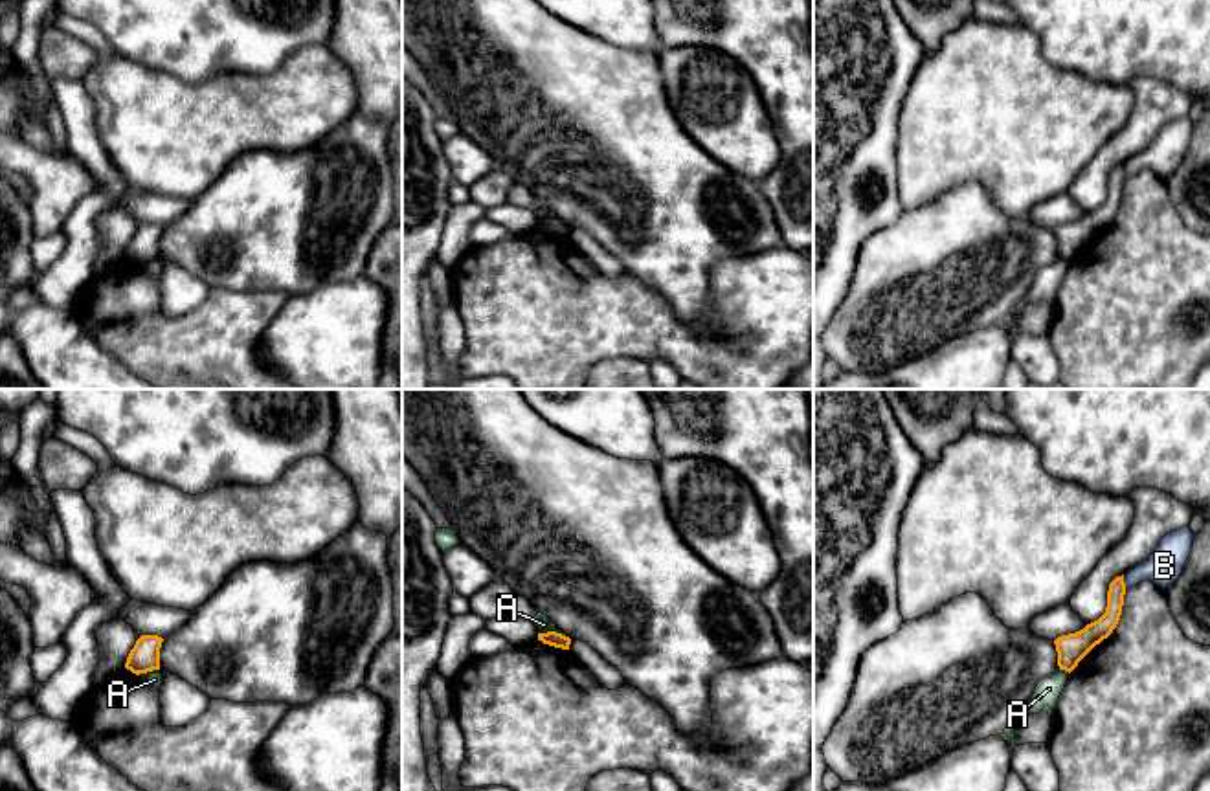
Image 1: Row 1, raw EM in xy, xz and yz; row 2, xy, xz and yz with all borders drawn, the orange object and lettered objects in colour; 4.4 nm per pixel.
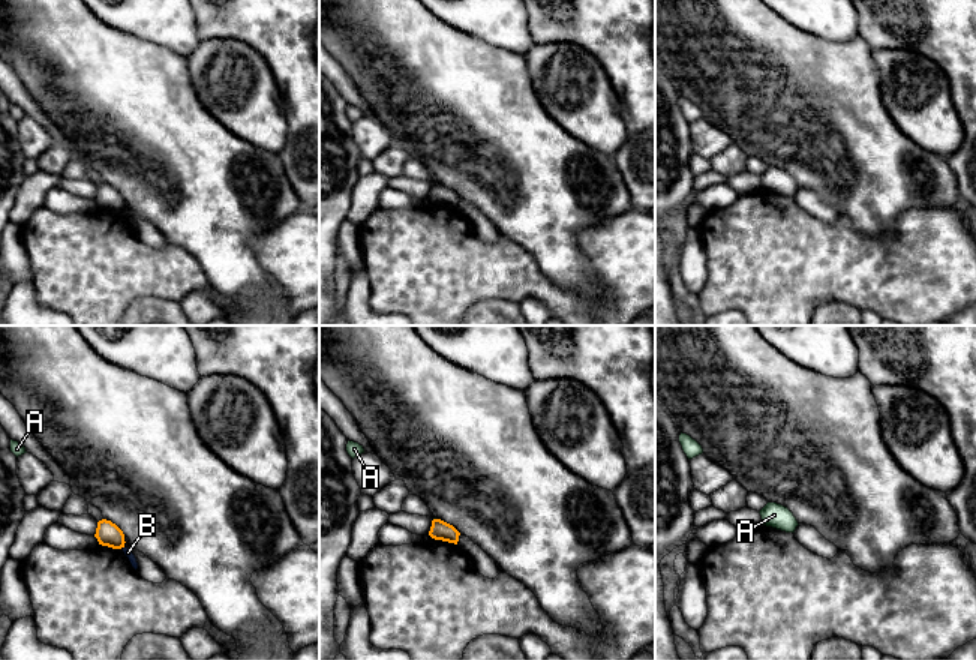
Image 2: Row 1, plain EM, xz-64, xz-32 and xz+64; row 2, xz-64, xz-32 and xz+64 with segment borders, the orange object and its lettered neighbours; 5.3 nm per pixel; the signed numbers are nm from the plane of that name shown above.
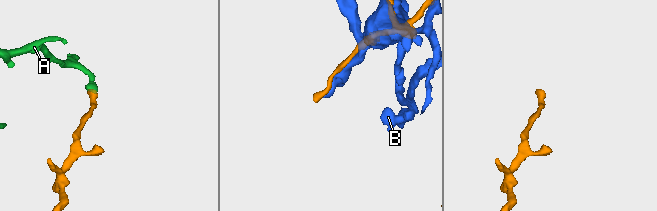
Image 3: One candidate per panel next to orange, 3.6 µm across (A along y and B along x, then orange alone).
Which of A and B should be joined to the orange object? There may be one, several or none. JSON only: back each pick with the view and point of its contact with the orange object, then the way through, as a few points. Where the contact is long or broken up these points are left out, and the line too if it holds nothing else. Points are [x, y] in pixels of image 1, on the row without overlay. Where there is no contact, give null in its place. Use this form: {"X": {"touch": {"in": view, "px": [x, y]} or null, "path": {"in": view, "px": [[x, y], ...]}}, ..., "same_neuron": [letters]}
{"same_neuron": []}

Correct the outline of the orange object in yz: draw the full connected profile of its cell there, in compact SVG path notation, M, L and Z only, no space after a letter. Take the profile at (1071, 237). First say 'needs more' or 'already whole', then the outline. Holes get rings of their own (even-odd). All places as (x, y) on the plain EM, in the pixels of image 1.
already whole; M1124 163L1109 173L1105 202L1083 218L1054 229L1059 259L1072 261L1078 251L1116 217L1126 184Z

